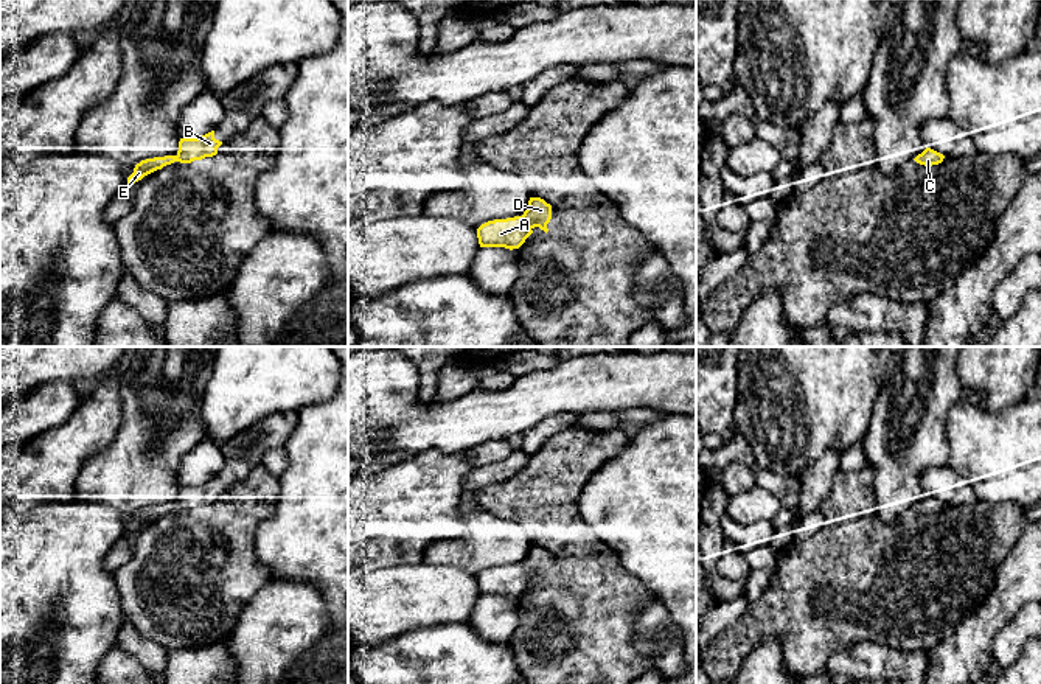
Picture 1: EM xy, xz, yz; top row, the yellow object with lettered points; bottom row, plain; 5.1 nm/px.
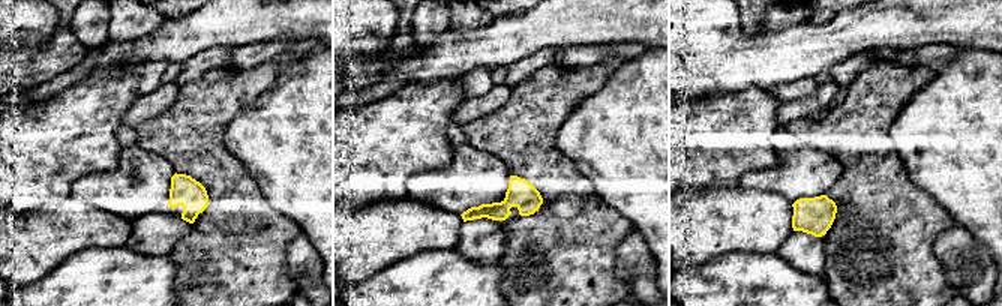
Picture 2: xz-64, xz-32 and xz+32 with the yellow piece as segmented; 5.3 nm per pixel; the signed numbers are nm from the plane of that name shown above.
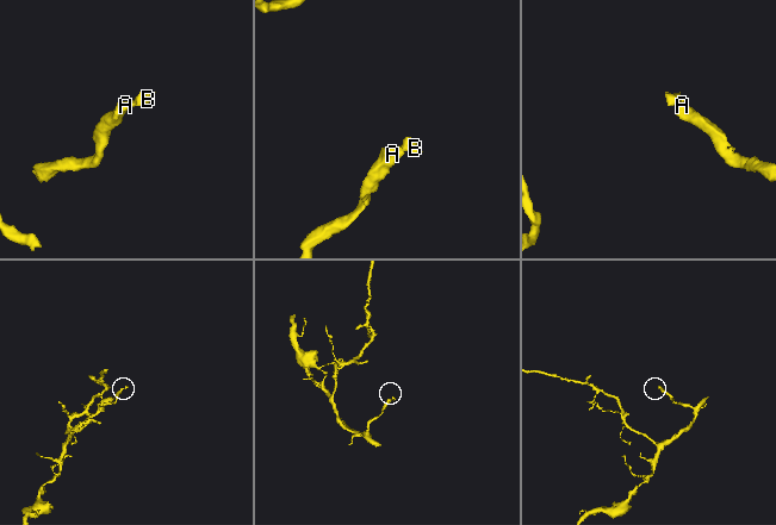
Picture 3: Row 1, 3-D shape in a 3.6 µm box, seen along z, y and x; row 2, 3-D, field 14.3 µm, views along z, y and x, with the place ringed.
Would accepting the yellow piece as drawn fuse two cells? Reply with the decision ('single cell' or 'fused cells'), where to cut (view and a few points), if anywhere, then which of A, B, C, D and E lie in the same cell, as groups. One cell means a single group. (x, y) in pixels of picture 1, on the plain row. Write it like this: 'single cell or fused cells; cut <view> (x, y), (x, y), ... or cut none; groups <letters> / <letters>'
single cell; cut none; groups A B C D E

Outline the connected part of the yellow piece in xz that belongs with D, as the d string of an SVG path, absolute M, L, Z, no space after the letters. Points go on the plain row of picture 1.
M530 546L528 557L522 564L494 567L477 577L480 595L519 597L525 588L539 575L545 581L552 567L552 553L541 546Z

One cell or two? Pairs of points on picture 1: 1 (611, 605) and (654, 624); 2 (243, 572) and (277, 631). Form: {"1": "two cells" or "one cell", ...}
{"1": "two cells", "2": "two cells"}

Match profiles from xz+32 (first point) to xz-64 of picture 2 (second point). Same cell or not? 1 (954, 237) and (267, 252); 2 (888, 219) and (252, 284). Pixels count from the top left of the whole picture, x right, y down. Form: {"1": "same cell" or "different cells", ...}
{"1": "different cells", "2": "same cell"}

